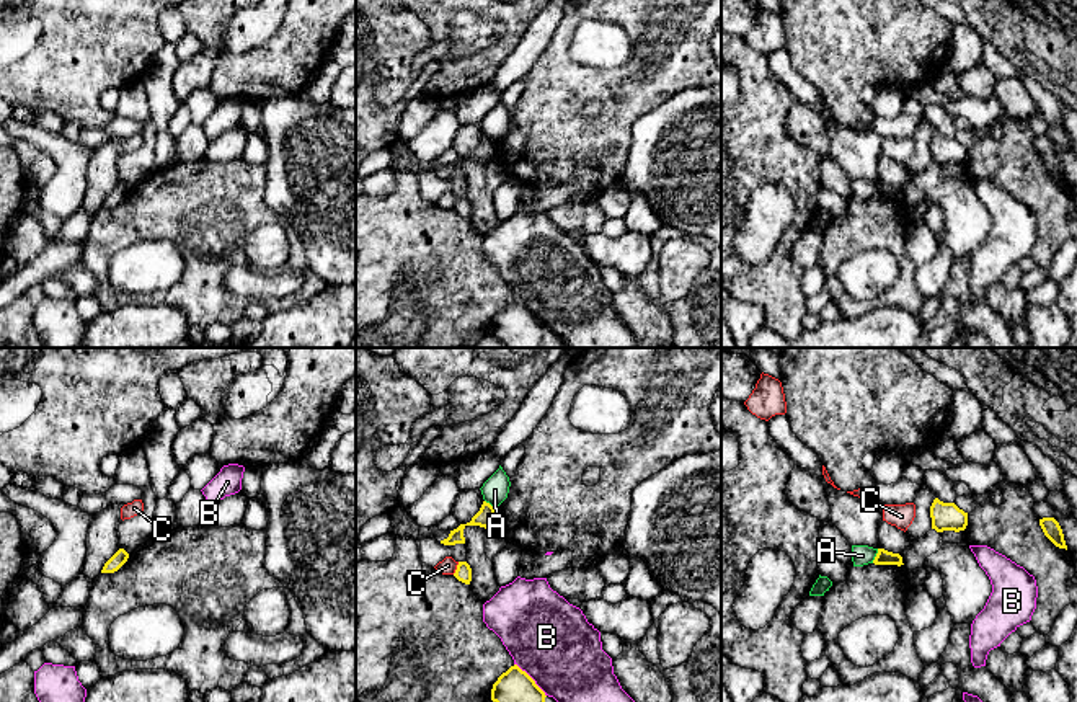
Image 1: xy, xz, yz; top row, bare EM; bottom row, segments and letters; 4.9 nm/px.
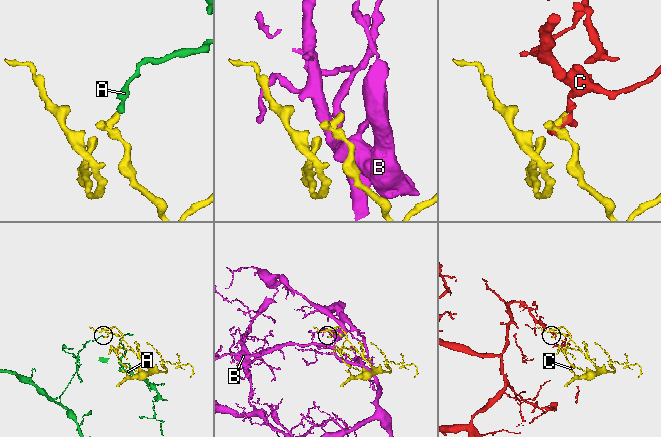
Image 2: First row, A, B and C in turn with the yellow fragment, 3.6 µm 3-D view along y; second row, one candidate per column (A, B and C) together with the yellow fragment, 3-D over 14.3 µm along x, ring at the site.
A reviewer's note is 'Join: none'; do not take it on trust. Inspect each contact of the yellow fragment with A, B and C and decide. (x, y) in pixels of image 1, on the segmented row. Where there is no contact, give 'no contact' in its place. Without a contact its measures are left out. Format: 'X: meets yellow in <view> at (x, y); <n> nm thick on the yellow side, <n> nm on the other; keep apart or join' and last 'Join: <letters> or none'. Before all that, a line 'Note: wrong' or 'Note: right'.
Note: right
A: meets yellow in yz at (877, 555); 80 nm thick on the yellow side, 100 nm on the other; keep apart
B: meets yellow in xz at (532, 679); 160 nm thick on the yellow side, 400 nm on the other; keep apart
C: meets yellow in xz at (457, 568); 80 nm thick on the yellow side, 80 nm on the other; keep apart
Join: none

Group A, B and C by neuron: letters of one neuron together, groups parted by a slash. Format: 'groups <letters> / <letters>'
groups A / B / C

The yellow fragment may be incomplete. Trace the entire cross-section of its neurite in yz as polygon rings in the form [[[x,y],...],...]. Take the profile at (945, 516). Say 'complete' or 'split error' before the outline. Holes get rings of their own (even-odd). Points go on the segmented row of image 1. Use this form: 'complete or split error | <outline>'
complete | [[[938,498],[930,506],[932,529],[943,531],[964,531],[968,526],[968,513],[960,509],[955,503],[943,503]]]

